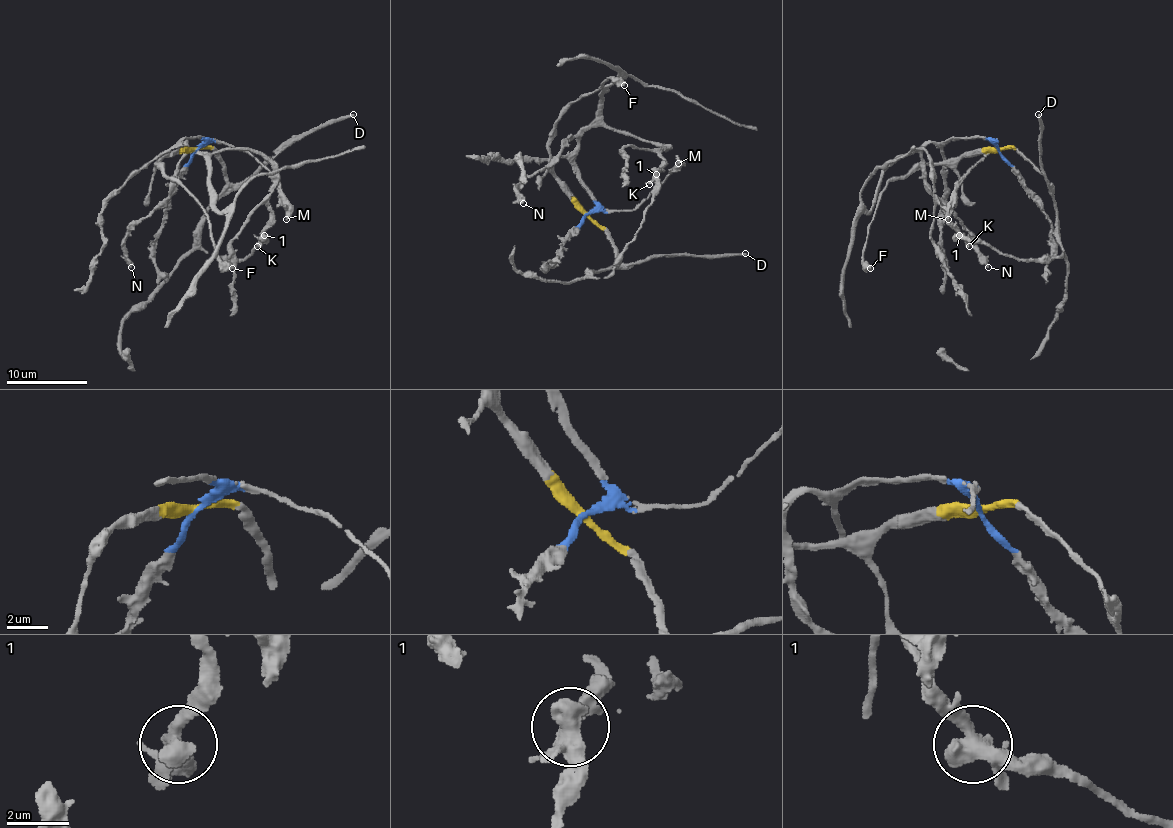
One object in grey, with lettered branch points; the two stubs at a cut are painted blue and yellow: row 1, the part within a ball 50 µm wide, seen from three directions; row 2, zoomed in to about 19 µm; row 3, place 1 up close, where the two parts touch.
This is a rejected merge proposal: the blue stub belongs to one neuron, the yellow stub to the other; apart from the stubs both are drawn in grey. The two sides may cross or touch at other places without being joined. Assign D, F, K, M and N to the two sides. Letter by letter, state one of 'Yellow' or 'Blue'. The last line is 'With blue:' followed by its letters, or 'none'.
D: Yellow
F: Yellow
K: Blue
M: Blue
N: Blue
With blue: K, M, N

